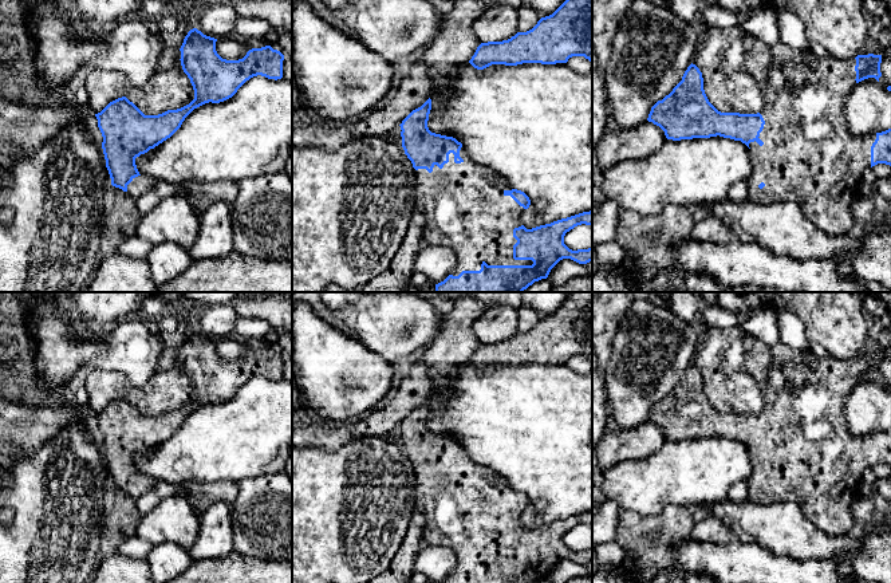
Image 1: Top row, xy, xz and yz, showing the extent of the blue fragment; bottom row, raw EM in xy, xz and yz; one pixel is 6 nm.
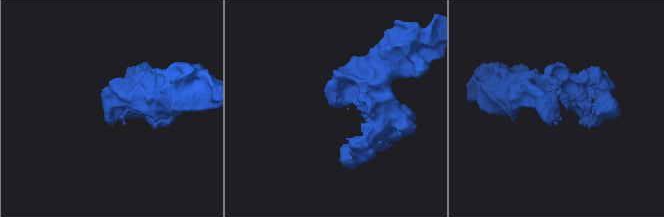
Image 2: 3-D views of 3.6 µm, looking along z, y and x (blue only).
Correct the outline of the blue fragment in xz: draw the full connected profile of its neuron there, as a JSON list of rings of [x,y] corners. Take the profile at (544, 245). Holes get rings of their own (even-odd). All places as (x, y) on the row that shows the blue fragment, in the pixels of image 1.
[[[429,98],[399,126],[402,147],[417,174],[414,197],[415,209],[425,217],[423,240],[429,245],[450,247],[457,256],[456,268],[443,281],[435,284],[435,292],[523,292],[535,281],[547,279],[551,269],[563,259],[571,259],[579,264],[592,261],[592,247],[572,251],[564,244],[567,232],[581,224],[592,225],[592,210],[527,229],[521,216],[531,205],[529,197],[515,189],[504,176],[472,159],[456,138],[431,133],[427,127],[430,110],[431,99]]]

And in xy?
[[[193,28],[182,46],[170,55],[166,52],[162,60],[163,66],[173,60],[181,62],[194,90],[194,99],[189,105],[158,115],[145,115],[122,96],[95,114],[113,186],[133,198],[146,194],[155,186],[157,180],[139,174],[137,157],[170,138],[194,109],[232,98],[251,78],[283,78],[284,55],[271,46],[252,48],[238,60],[226,60],[217,54],[216,42],[217,39]]]

